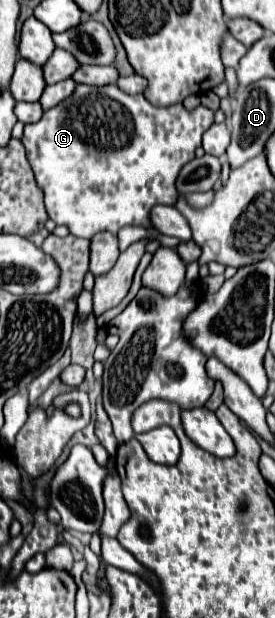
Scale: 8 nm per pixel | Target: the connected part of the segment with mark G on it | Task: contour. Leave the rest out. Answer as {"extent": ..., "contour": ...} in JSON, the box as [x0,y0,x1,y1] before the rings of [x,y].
{"extent":[22,84,214,240],"contour":[[[116,84],[104,88],[78,86],[68,100],[46,110],[38,122],[26,124],[22,142],[36,182],[44,188],[44,202],[50,220],[66,224],[72,236],[90,240],[98,232],[110,232],[116,236],[124,226],[152,228],[150,210],[156,204],[176,206],[180,198],[176,188],[180,170],[194,160],[196,148],[202,144],[202,132],[212,124],[214,110],[202,104],[194,110],[186,110],[184,104],[158,108],[142,94],[130,96]]]}

